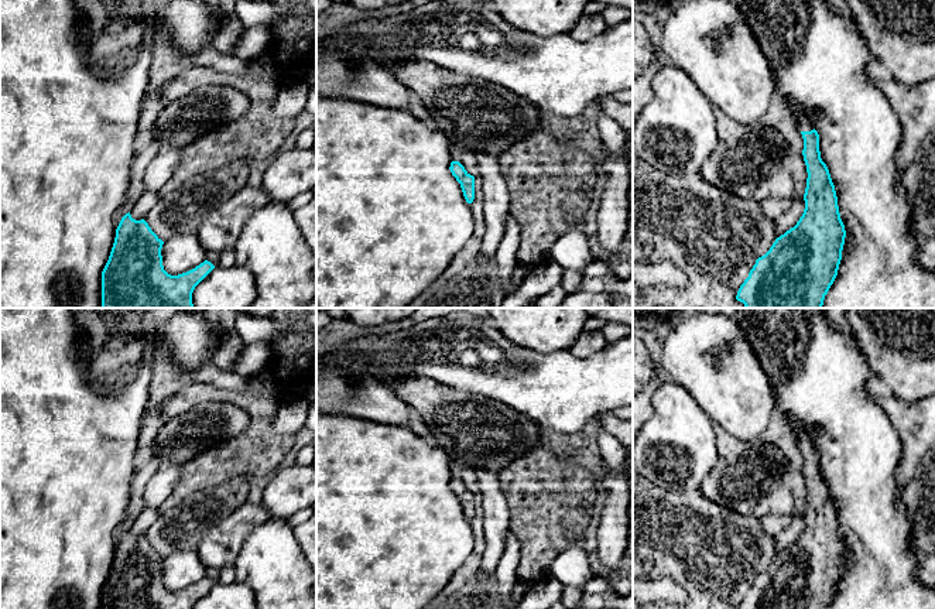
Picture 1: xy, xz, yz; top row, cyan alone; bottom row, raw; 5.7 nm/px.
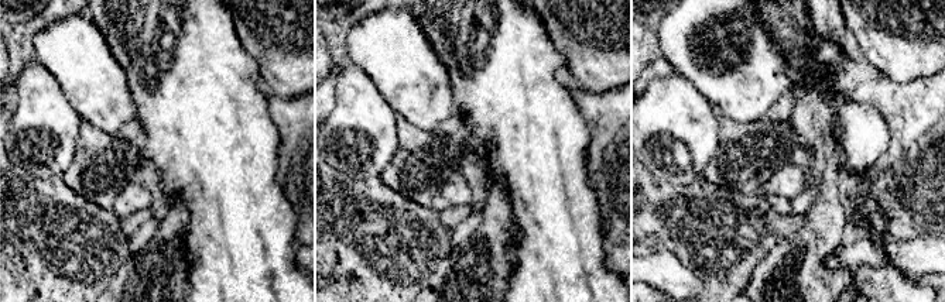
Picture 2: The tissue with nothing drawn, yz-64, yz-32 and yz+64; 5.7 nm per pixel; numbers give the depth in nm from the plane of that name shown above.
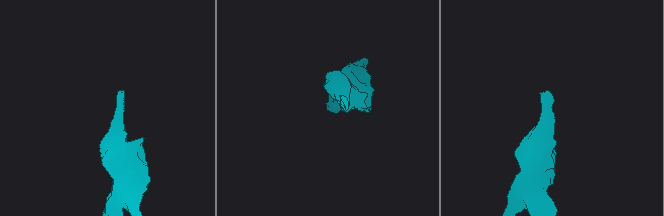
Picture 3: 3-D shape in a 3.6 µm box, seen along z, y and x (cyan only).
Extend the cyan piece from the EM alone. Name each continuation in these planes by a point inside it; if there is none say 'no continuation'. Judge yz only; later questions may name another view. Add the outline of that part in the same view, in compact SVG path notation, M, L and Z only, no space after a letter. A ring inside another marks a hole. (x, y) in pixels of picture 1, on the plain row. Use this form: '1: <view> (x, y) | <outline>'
1: yz (808, 438) | M812 428L809 431L801 432L795 439L799 448L811 448L816 445L818 430Z

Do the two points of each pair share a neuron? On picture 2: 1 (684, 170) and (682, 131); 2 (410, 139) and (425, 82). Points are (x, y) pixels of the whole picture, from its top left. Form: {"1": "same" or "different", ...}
{"1": "same", "2": "different"}

